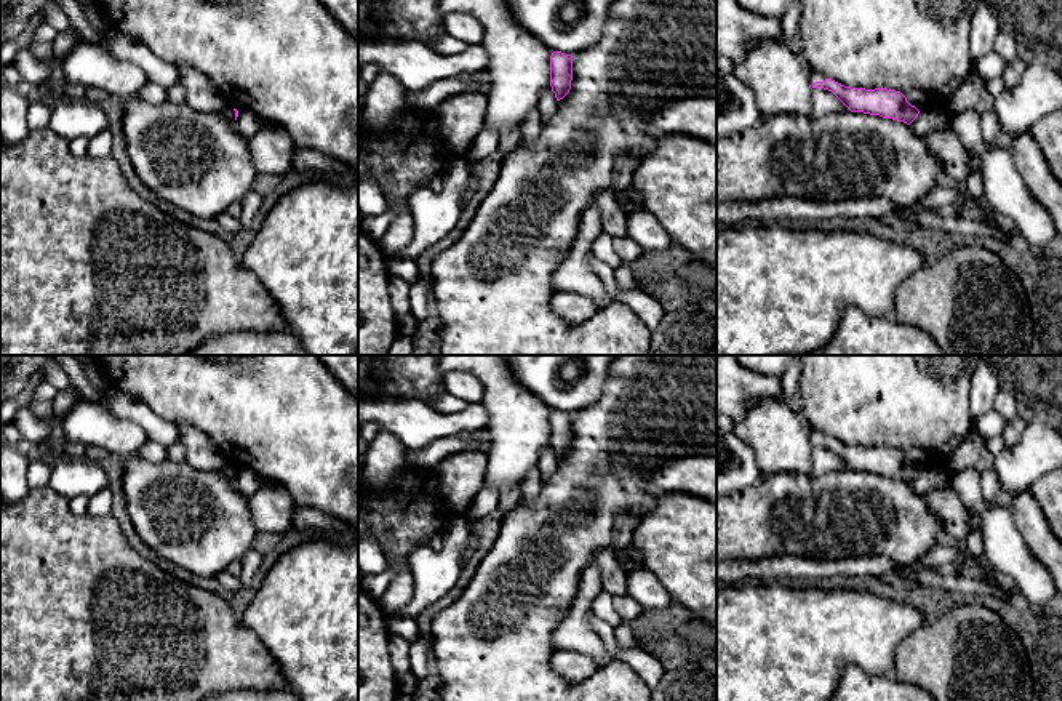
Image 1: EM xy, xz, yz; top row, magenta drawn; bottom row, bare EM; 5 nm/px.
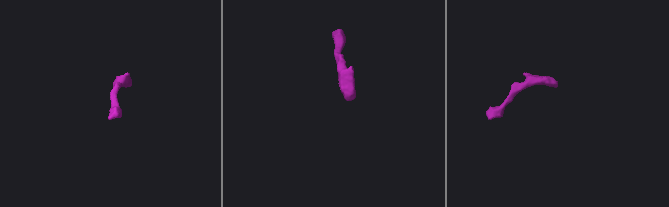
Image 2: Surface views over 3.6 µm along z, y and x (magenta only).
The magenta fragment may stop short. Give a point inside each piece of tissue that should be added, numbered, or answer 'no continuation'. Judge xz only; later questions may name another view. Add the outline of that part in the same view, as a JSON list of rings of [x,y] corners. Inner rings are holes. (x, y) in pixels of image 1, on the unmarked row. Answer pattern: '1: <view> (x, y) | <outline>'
no continuation

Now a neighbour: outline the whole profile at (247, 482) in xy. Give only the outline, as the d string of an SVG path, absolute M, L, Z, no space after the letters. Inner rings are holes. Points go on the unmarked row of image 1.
M238 471L235 487L242 495L254 495L259 490L261 483L262 480L256 474L250 471Z

